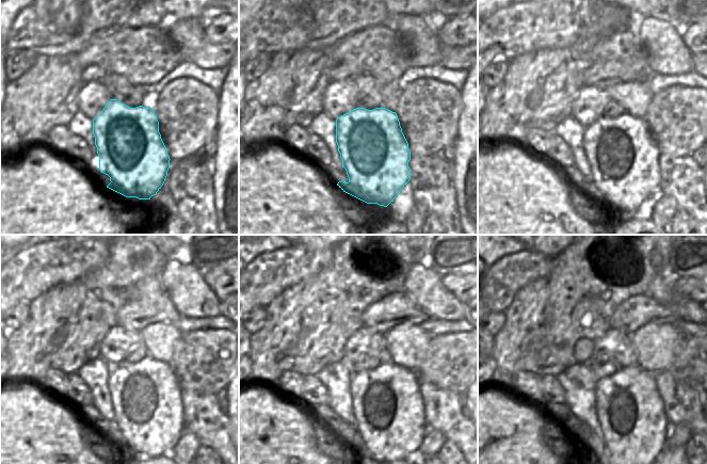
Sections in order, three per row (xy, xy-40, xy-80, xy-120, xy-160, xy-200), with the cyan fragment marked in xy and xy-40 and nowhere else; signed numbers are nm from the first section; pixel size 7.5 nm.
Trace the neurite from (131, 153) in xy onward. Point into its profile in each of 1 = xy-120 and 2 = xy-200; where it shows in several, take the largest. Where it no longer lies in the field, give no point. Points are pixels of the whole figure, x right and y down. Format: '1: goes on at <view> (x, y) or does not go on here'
1: goes on at xy-120 (148, 421)
2: goes on at xy-200 (630, 412)

